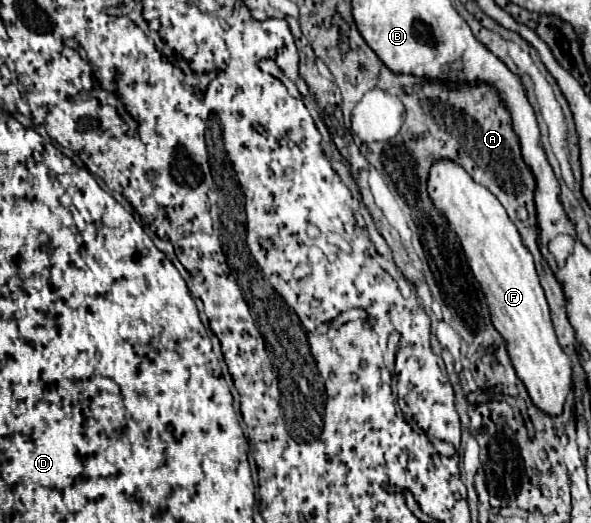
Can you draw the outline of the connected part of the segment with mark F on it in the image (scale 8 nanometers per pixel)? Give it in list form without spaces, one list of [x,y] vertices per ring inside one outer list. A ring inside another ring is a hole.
[[[451,161],[433,163],[427,189],[435,207],[447,217],[461,241],[467,263],[487,297],[491,321],[503,335],[511,363],[525,383],[529,397],[541,411],[559,415],[571,389],[571,363],[557,343],[533,257],[523,245],[517,227],[509,221],[499,199]]]

